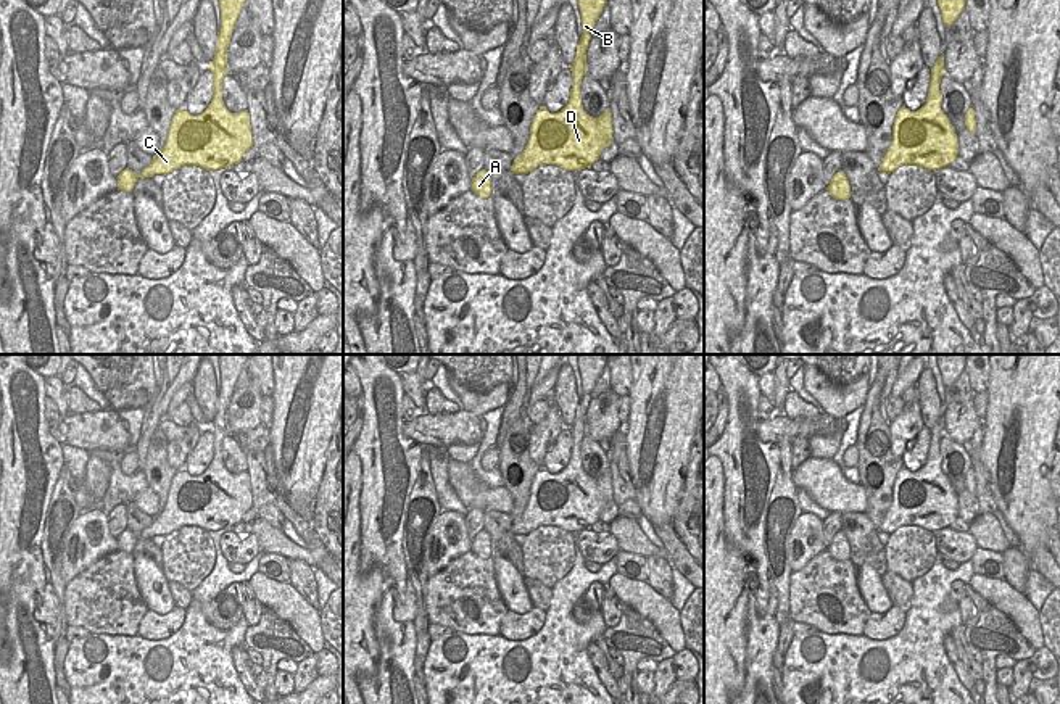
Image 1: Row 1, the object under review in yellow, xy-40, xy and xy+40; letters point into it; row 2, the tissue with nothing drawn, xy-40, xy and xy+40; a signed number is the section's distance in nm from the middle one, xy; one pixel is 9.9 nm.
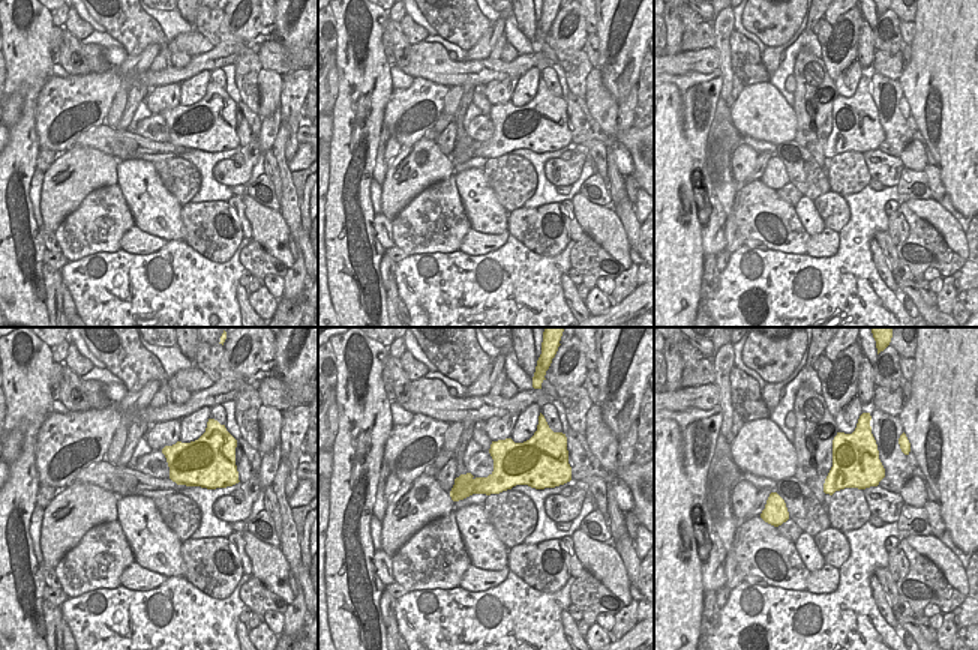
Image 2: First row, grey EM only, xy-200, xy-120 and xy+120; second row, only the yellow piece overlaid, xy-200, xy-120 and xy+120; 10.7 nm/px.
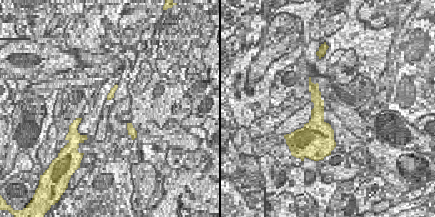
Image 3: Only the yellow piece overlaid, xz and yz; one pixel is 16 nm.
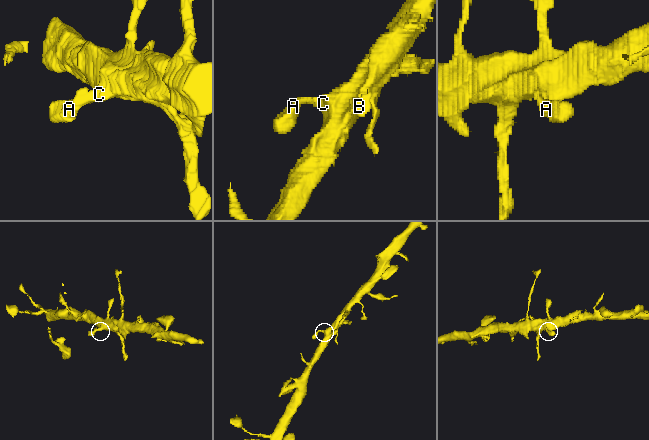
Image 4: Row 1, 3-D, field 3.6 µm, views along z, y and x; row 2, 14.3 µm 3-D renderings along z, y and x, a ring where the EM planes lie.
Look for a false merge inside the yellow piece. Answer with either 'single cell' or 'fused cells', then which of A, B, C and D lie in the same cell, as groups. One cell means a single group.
single cell; groups A B C D

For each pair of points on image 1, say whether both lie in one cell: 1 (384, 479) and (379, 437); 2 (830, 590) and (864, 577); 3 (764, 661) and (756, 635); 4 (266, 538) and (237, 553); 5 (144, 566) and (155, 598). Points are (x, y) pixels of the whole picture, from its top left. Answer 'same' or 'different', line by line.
1: same
2: different
3: same
4: different
5: same

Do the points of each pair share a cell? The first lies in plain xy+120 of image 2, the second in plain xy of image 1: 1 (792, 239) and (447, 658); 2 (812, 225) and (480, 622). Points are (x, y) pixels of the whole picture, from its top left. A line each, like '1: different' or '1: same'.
1: different
2: different

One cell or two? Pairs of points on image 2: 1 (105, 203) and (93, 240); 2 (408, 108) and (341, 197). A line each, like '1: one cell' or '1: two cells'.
1: one cell
2: two cells

